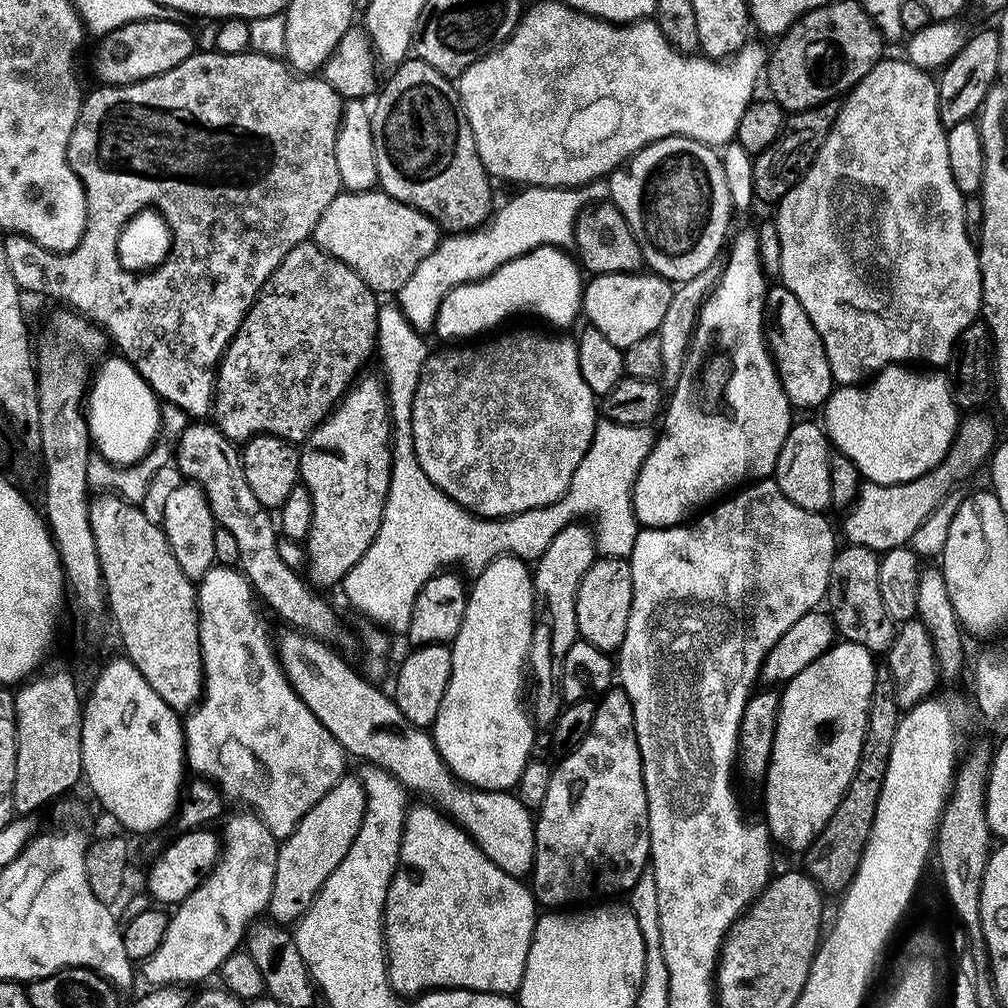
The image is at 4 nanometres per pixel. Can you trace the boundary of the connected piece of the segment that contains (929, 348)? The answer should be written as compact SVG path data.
M885 58L876 63L843 97L836 120L810 167L787 194L775 205L774 219L778 230L778 242L782 242L782 266L779 279L783 287L792 291L794 298L802 302L802 310L814 322L814 330L822 338L826 358L830 362L832 379L837 385L859 384L887 368L890 364L904 364L921 360L924 366L944 366L952 359L952 353L966 326L977 323L982 298L982 274L977 245L966 238L964 225L965 193L958 190L954 174L950 174L950 153L947 150L948 129L938 110L936 80L925 69L916 68L907 59Z

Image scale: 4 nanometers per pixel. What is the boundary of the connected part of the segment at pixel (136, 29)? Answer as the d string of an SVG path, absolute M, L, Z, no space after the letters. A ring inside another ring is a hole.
M135 20L107 32L99 43L92 64L108 86L133 84L136 80L174 70L178 62L186 62L198 48L191 30L180 20Z

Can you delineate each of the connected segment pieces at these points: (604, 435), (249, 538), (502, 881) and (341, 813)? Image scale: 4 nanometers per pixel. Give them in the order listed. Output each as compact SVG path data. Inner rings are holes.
M381 303L376 310L376 342L375 351L380 352L380 364L384 367L382 371L382 379L384 387L388 393L388 409L392 411L392 473L390 474L390 488L388 497L386 498L386 506L382 514L382 526L378 526L378 534L374 538L374 542L370 546L370 550L366 550L366 554L362 554L362 558L354 567L349 570L343 578L342 589L344 588L344 596L357 608L360 612L365 612L369 616L373 625L379 626L381 629L387 630L389 633L400 632L407 633L410 626L410 614L414 606L414 598L418 598L418 594L422 590L422 586L426 586L426 582L431 576L435 576L437 572L447 569L449 566L456 566L460 560L460 564L464 568L468 568L469 577L475 578L480 575L480 571L485 564L489 564L492 560L497 560L499 556L518 556L525 562L535 562L539 560L540 555L546 550L546 546L550 546L550 542L554 542L554 534L558 534L567 524L574 524L585 519L584 515L588 515L591 527L594 529L596 538L596 550L600 556L619 556L621 558L631 557L634 550L634 542L638 538L638 534L642 530L642 525L636 519L634 514L634 502L632 501L632 491L634 490L634 482L640 473L640 467L644 459L650 454L654 443L654 432L651 427L639 424L638 426L624 426L607 418L600 418L596 421L596 429L594 430L594 438L592 444L586 450L586 454L582 458L582 462L578 462L578 470L574 470L574 478L570 478L570 486L566 490L566 494L562 494L562 498L558 498L553 504L548 504L545 508L535 508L534 510L526 510L517 516L505 516L503 518L485 518L475 515L462 507L458 502L454 502L445 492L438 490L438 486L434 486L434 482L430 482L430 478L426 478L426 470L422 470L422 466L418 462L418 458L414 454L414 434L412 433L412 407L414 406L414 394L418 390L418 378L422 374L422 366L428 361L430 355L430 347L425 337L418 329L412 327L412 323L404 317L399 303L392 304Z
M215 423L189 424L192 425L180 436L180 449L174 452L174 464L184 478L200 485L210 502L217 525L238 538L239 567L252 585L253 593L262 604L264 599L263 607L268 607L274 615L281 616L288 623L285 625L289 629L303 632L316 641L331 642L340 632L340 620L336 617L335 610L320 597L323 595L297 569L282 562L282 554L278 554L280 540L277 521L273 517L271 520L268 517L271 516L269 509L264 508L258 498L254 498L242 470L241 449L226 439Z
M428 802L419 803L413 803L405 815L404 833L400 843L400 863L397 864L396 872L392 876L384 907L384 947L388 957L388 980L392 984L393 992L404 998L415 998L442 988L465 988L471 992L519 993L526 970L526 954L530 950L534 926L538 919L538 905L531 887L523 879L506 874L506 870L498 870L498 866L494 866L494 862L490 862L490 858L486 858L486 854L478 850L473 840L439 808Z
M346 774L332 787L330 794L326 794L326 798L306 810L306 818L302 818L302 822L298 822L294 831L279 845L274 890L267 910L273 921L288 926L303 916L318 890L322 890L322 882L326 882L326 878L334 874L338 862L346 858L346 850L350 850L350 842L354 842L358 835L358 826L362 826L365 814L364 781L352 774Z

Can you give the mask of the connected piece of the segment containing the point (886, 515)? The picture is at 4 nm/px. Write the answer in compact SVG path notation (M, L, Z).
M968 414L960 424L952 445L947 445L942 459L934 470L922 474L918 479L901 484L861 483L860 492L851 508L847 509L842 536L848 544L869 548L871 552L883 554L895 548L905 547L911 541L914 530L930 518L930 514L972 472L976 471L993 455L998 443L996 428L988 416Z

